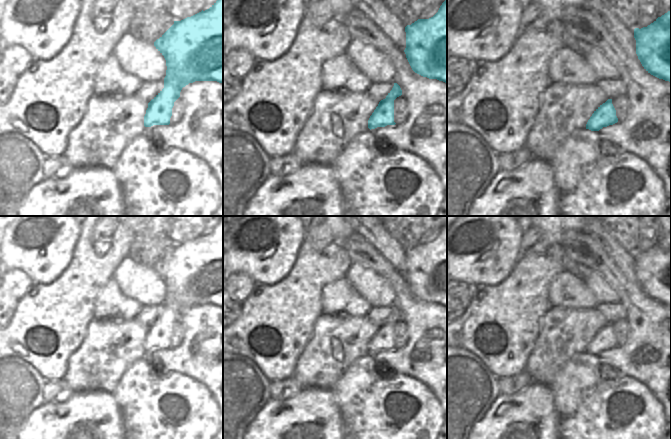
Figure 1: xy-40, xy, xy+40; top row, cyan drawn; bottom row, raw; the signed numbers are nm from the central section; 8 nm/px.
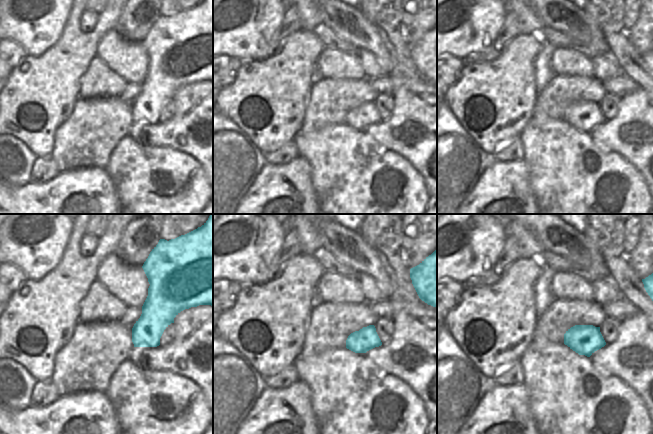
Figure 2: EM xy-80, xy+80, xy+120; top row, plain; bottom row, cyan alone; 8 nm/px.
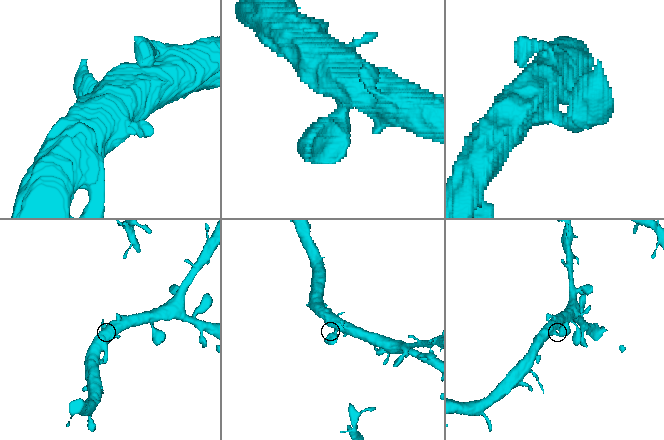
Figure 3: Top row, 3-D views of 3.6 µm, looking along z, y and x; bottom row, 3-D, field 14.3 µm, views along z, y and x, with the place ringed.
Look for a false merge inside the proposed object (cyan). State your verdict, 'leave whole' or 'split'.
leave whole

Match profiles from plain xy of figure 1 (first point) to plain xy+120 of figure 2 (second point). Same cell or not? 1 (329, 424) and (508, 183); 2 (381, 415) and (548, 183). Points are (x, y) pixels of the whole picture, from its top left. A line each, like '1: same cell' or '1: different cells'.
1: same cell
2: same cell

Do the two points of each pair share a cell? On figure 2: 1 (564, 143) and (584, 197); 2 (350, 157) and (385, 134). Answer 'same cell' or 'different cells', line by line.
1: same cell
2: different cells

